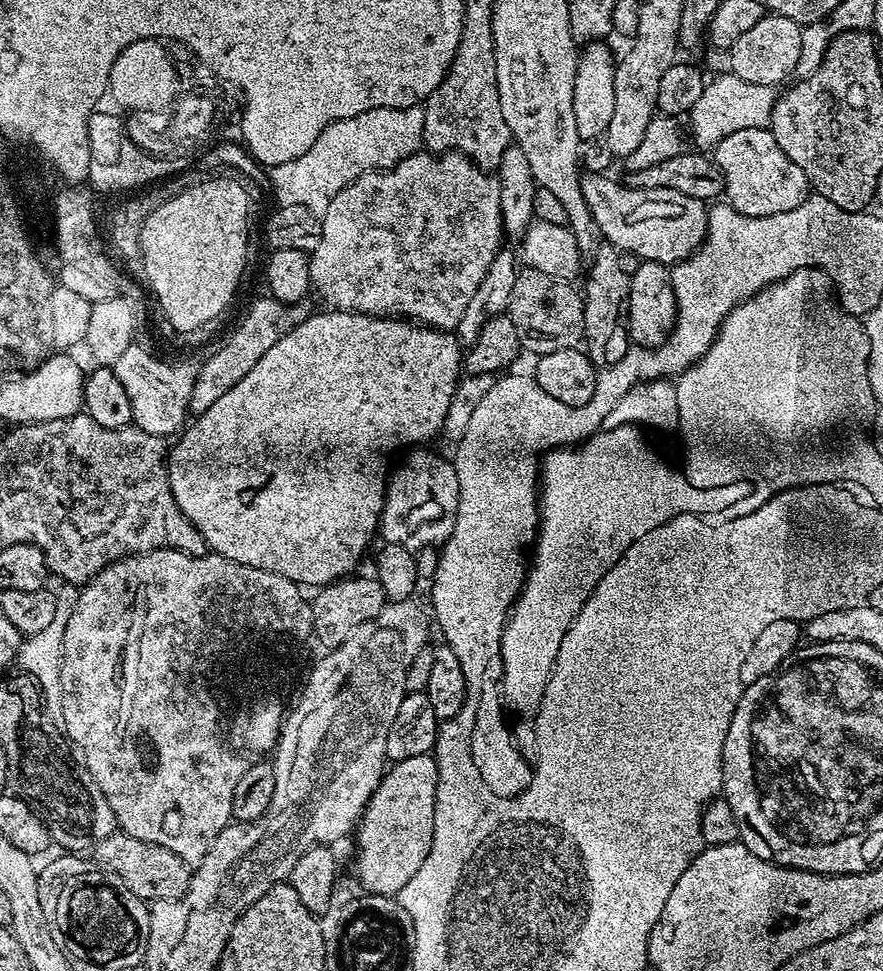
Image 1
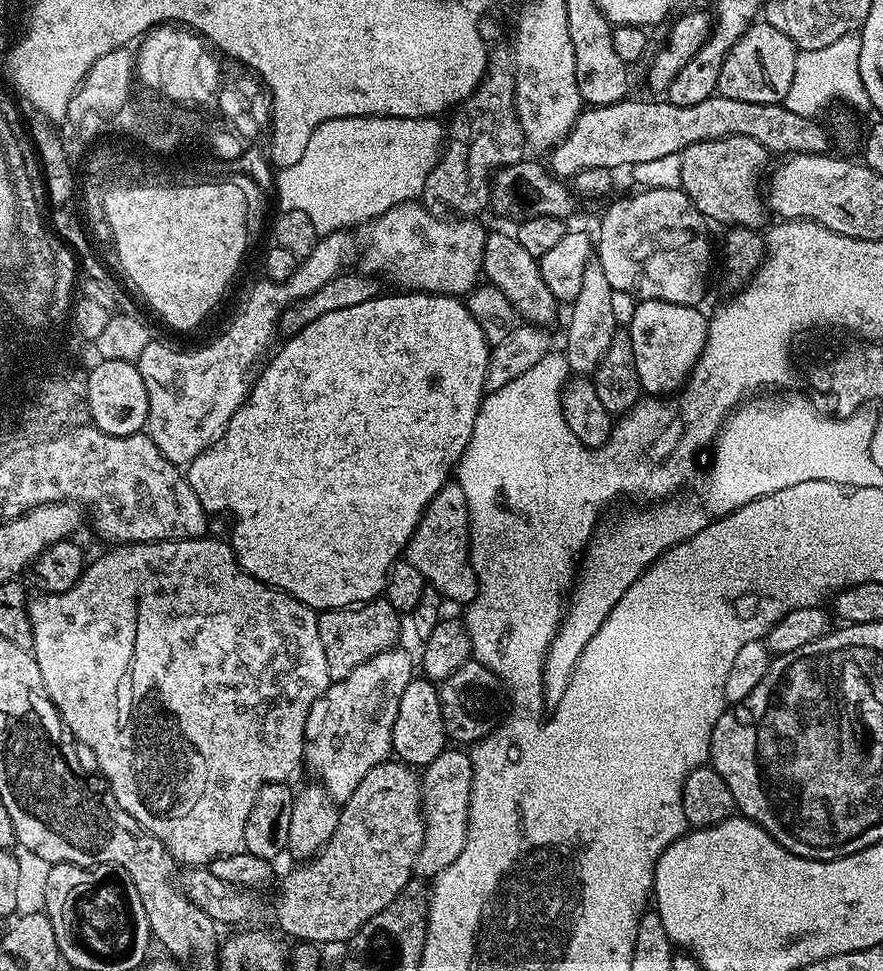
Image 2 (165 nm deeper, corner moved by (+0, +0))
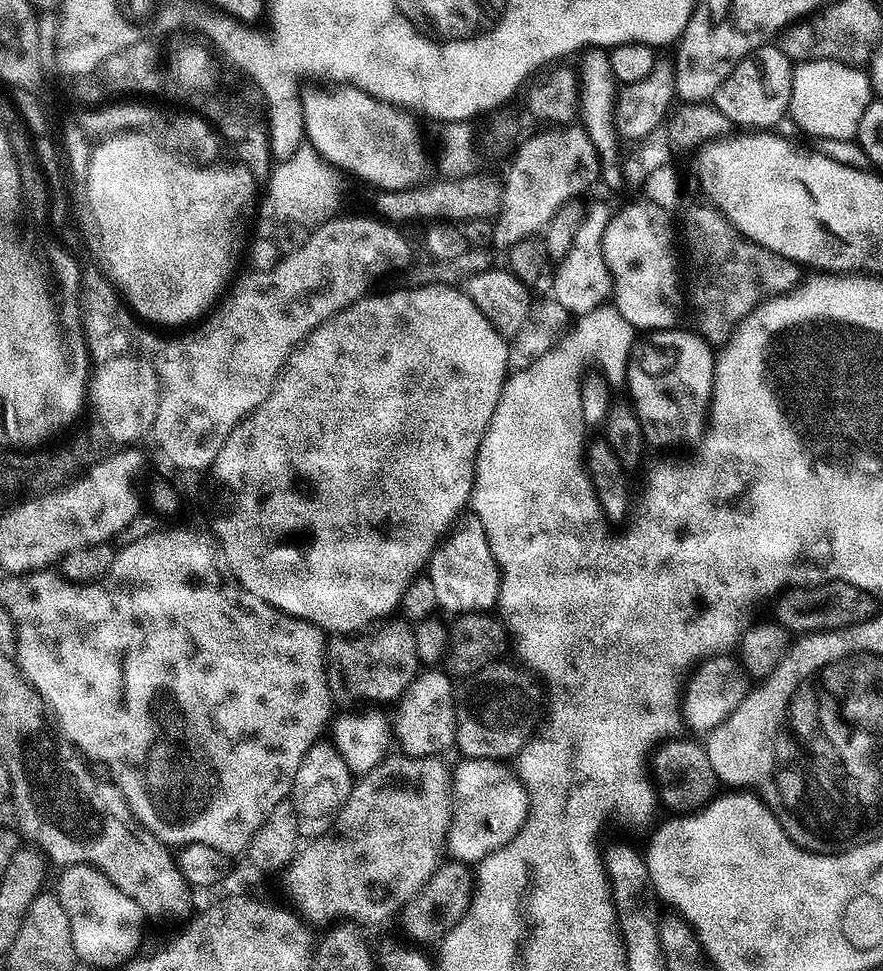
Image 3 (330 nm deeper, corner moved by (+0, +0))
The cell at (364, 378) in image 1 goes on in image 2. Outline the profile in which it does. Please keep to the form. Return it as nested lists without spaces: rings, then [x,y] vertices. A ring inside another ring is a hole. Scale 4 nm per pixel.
[[[404,290],[400,294],[401,296],[381,294],[370,302],[362,302],[359,306],[350,306],[350,310],[333,310],[331,314],[322,314],[322,318],[310,322],[310,326],[306,326],[298,334],[287,337],[283,341],[285,344],[277,350],[276,357],[261,370],[260,377],[258,377],[258,372],[254,383],[251,385],[247,399],[230,418],[224,433],[205,452],[198,454],[198,458],[194,458],[186,468],[188,484],[194,490],[194,494],[198,494],[205,512],[209,514],[229,512],[236,519],[232,524],[230,543],[232,551],[236,553],[236,560],[239,564],[262,583],[269,584],[271,588],[279,588],[282,592],[289,592],[295,600],[302,601],[306,607],[313,610],[350,608],[357,604],[366,604],[370,600],[377,599],[383,593],[384,587],[388,585],[388,575],[392,572],[392,566],[405,555],[410,538],[414,534],[414,530],[418,526],[426,506],[432,501],[434,494],[438,494],[438,490],[442,490],[442,486],[449,483],[450,477],[455,473],[456,465],[460,463],[460,456],[470,442],[470,434],[474,434],[474,422],[478,418],[480,404],[486,395],[484,383],[486,382],[486,366],[488,365],[490,345],[482,334],[482,326],[478,326],[478,322],[474,322],[474,314],[470,314],[467,303],[455,295],[436,295],[433,292]]]

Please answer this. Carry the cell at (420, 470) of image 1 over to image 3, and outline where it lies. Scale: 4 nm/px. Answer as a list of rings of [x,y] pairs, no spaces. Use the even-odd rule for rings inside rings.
[[[464,514],[455,521],[454,527],[445,535],[437,547],[434,557],[426,566],[426,575],[434,582],[434,598],[441,609],[463,614],[466,612],[488,612],[496,608],[496,599],[500,593],[500,567],[492,557],[490,542],[486,538],[486,530],[482,530],[482,522],[474,514]]]

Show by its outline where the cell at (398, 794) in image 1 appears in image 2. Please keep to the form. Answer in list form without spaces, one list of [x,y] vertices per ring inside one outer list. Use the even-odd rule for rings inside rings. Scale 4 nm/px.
[[[446,750],[422,772],[422,807],[424,809],[424,840],[416,859],[415,871],[435,878],[458,854],[462,854],[468,833],[468,807],[472,789],[472,758],[467,751]]]

